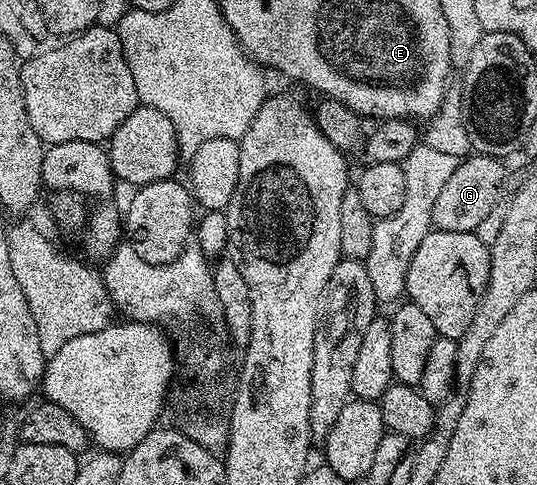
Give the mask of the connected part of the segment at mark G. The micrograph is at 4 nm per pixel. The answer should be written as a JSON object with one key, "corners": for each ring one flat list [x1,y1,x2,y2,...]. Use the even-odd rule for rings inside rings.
{"corners":[[472,153,470,157,464,157,453,176,450,176,449,180,442,185,441,192,438,193,432,208,431,225,434,229,445,232,474,232,481,224,481,220,485,220,485,216,489,216,489,212,497,208,498,202,495,201,498,200,499,189,503,186,504,163,498,158,490,158,488,154]]}

